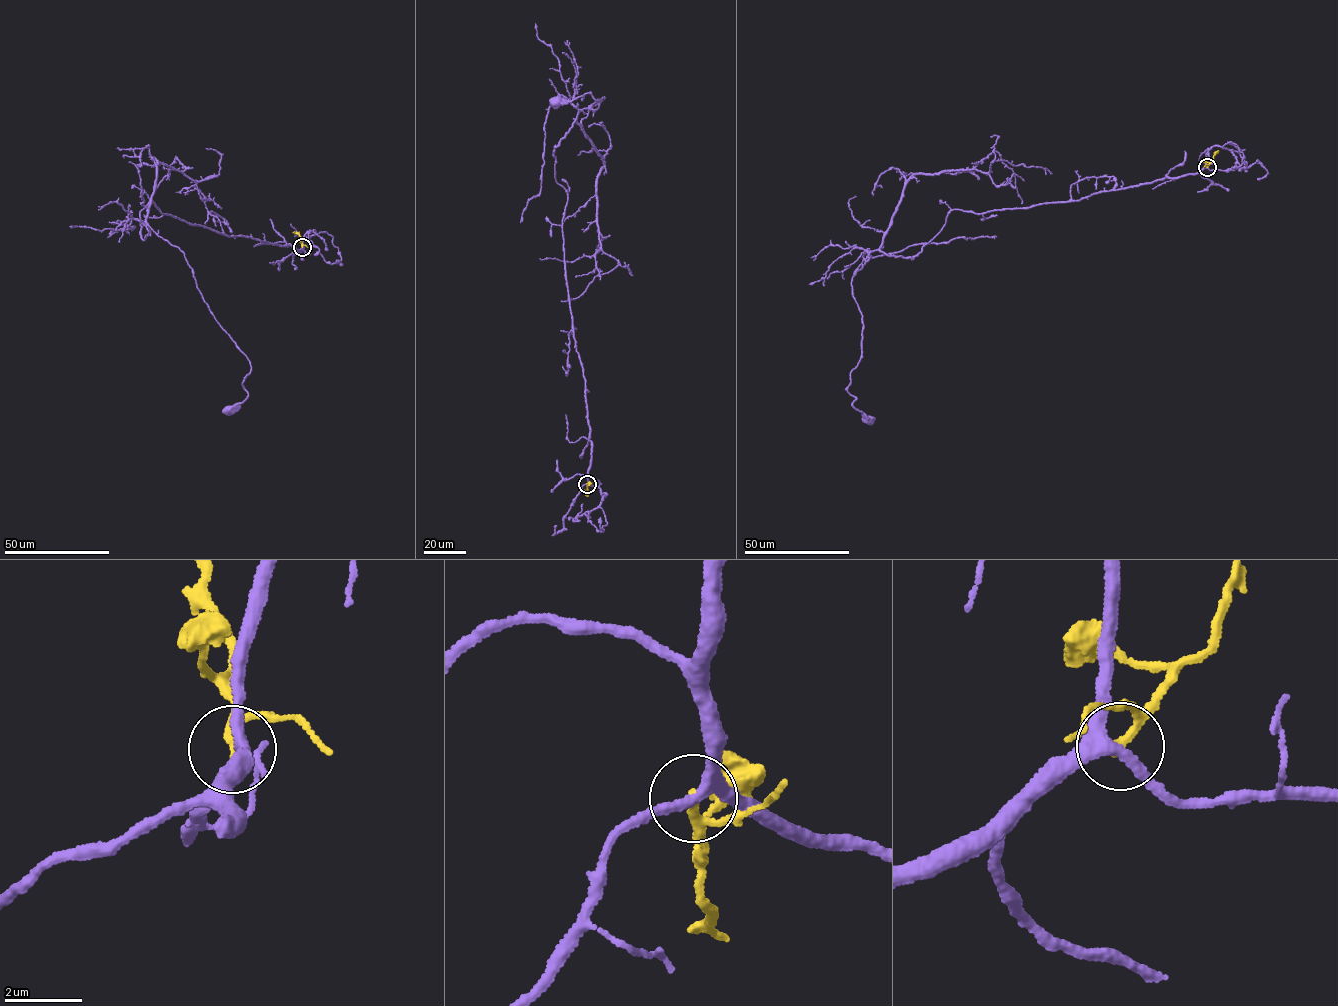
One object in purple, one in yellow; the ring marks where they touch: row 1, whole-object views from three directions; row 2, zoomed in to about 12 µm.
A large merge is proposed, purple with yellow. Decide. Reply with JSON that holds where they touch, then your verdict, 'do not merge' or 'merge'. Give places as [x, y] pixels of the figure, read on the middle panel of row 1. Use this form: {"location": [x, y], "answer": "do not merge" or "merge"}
{"location": [587, 484], "answer": "do not merge"}

